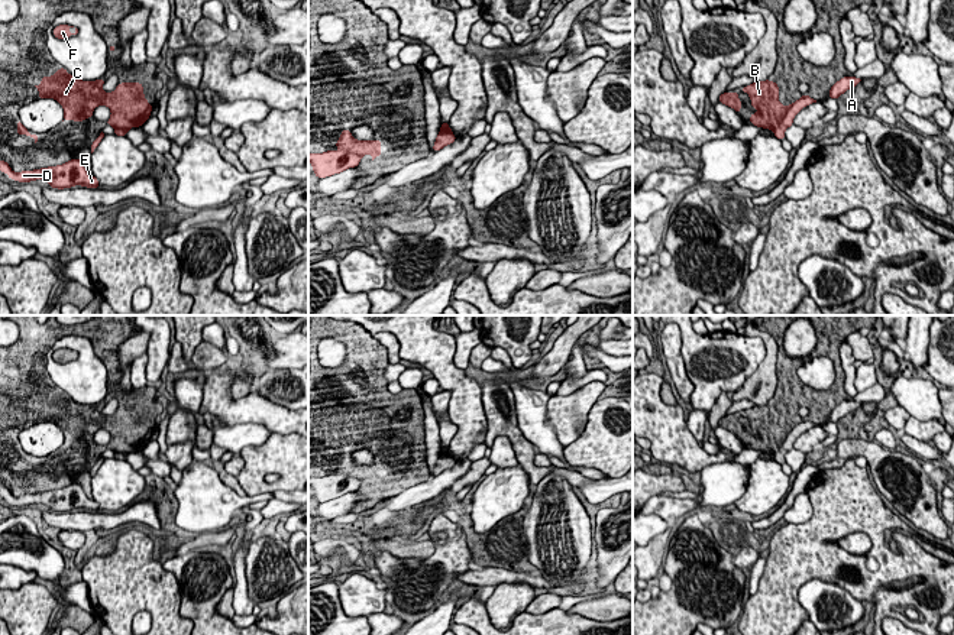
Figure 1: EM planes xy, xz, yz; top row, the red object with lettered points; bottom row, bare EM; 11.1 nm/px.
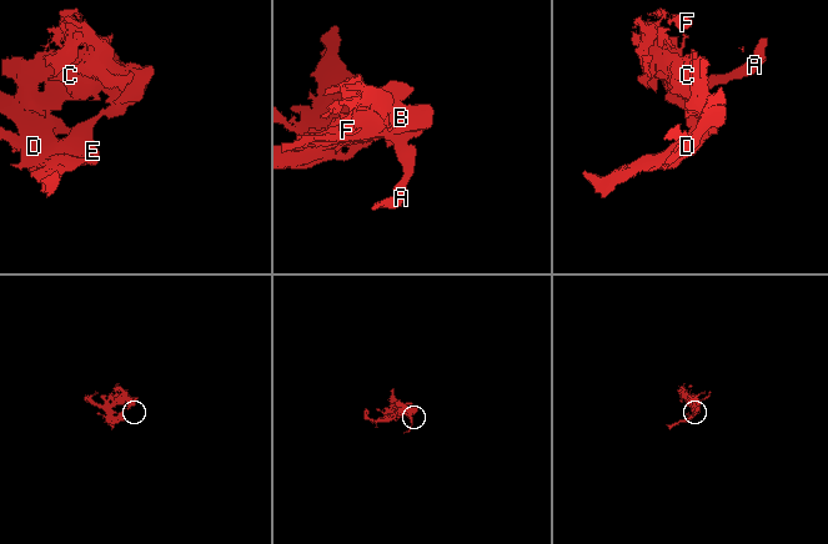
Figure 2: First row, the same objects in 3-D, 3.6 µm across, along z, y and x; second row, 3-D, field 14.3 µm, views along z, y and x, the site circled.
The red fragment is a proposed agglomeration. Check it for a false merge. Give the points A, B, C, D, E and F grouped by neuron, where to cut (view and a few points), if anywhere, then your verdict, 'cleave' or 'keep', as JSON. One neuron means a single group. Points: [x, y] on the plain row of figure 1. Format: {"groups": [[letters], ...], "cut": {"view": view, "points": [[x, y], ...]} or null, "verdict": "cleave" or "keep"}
{"groups": [["A", "D", "E"], ["B", "C", "F"]], "cut": {"view": "yz", "points": [[786, 430], [786, 439], [773, 454]]}, "verdict": "cleave"}

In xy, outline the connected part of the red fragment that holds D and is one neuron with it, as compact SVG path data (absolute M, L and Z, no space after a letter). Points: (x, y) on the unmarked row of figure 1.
M71 483L62 489L48 490L33 495L13 496L7 486L0 485L0 495L9 499L10 503L19 506L30 506L36 503L46 505L49 511L64 513L75 509L87 512L98 512L98 503L90 499L81 483Z

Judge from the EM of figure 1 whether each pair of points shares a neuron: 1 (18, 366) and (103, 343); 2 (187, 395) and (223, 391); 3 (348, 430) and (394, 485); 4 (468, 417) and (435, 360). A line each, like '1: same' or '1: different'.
1: same
2: different
3: same
4: same

